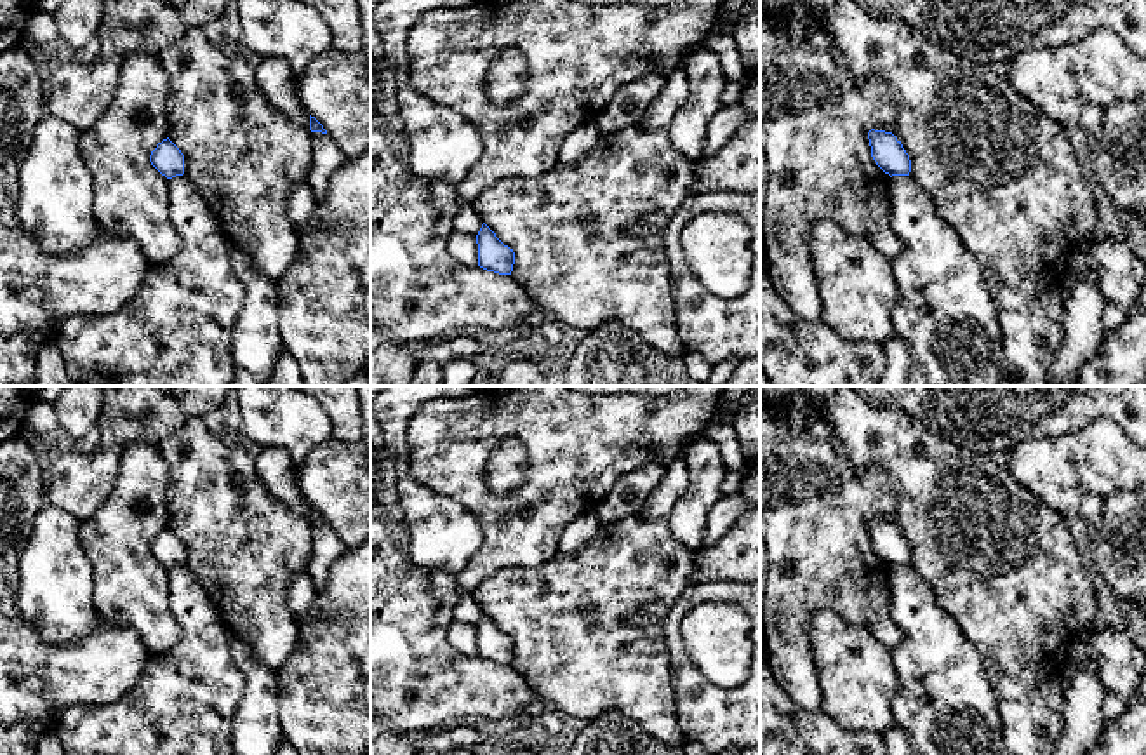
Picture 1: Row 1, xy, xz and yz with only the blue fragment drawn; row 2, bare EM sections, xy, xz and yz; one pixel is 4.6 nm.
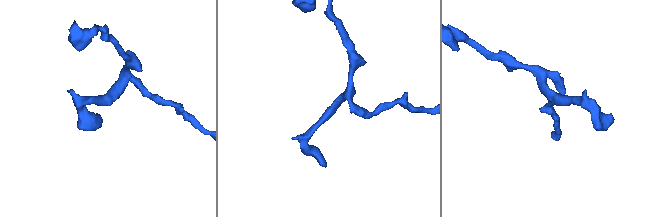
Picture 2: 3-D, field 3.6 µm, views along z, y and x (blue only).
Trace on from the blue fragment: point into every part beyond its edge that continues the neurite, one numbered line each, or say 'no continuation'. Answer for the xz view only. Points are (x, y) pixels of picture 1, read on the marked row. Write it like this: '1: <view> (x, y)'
no continuation

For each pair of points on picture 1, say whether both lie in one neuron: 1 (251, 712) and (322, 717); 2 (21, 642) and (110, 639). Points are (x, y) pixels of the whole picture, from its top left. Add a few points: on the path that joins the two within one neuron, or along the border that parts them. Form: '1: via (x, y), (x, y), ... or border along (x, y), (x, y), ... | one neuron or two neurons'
1: border along (277, 672), (279, 726), (284, 736) | two neurons
2: via (44, 656), (87, 656) | one neuron

